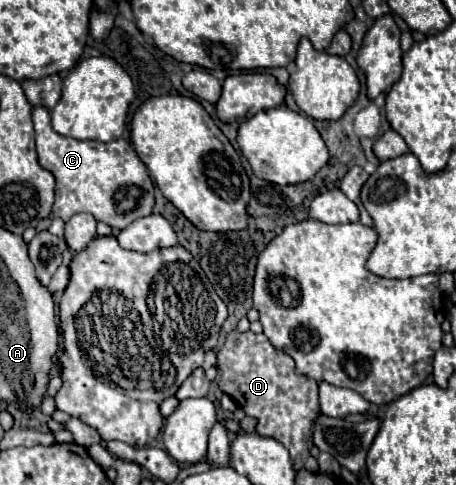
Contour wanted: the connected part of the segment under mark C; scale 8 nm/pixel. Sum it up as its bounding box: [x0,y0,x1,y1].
[34,106,154,228]

